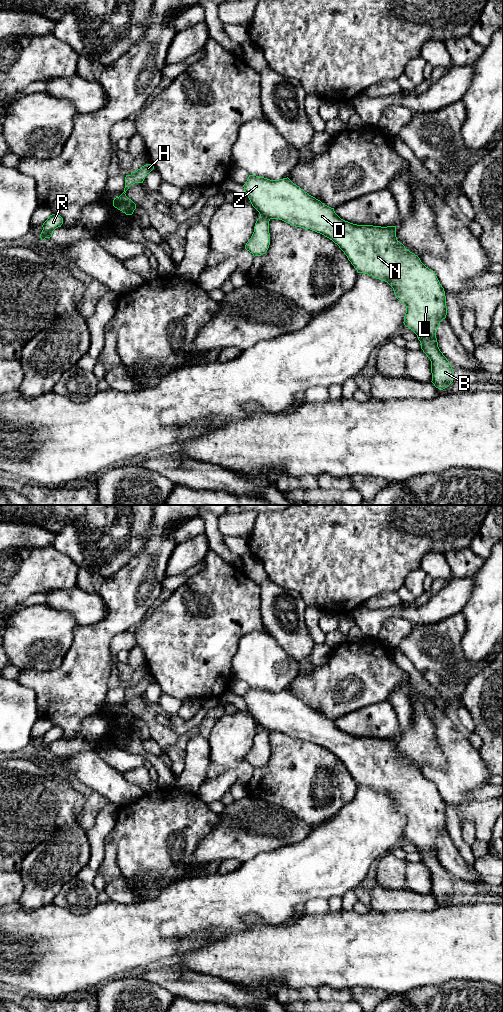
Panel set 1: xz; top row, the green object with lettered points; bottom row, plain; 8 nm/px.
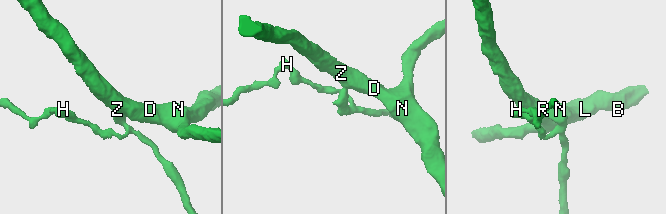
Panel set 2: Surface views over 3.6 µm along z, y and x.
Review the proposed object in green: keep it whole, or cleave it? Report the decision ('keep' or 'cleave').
cleave

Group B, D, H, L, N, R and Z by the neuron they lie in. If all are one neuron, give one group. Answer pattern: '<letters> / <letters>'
B D L N Z / H R

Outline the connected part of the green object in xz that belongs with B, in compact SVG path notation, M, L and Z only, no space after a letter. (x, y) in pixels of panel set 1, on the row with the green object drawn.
M249 175L243 187L260 216L279 219L324 235L339 246L358 273L387 282L393 288L396 298L406 306L404 325L417 335L421 349L431 361L431 382L441 390L453 382L454 371L440 351L436 338L437 328L447 315L444 288L435 272L397 240L396 226L357 225L345 221L335 213L334 208L309 195L288 177L270 180Z

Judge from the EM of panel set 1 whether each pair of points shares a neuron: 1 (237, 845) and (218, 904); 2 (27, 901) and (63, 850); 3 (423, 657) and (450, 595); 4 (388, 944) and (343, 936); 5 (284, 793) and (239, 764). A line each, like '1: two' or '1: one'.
1: two
2: one
3: two
4: one
5: two

